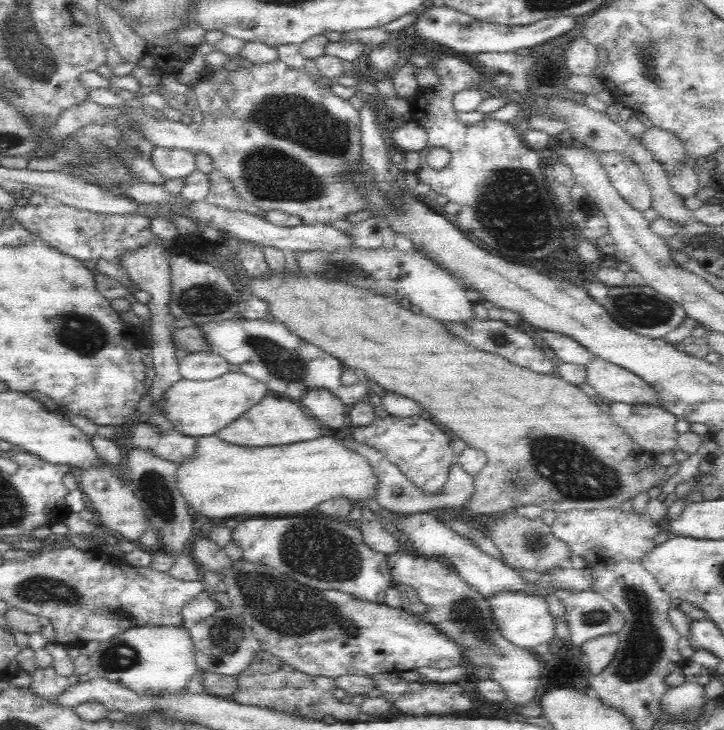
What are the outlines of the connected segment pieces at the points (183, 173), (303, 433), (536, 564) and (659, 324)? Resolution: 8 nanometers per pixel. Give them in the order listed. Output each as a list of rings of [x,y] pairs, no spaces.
[[[156,147],[152,150],[154,167],[166,181],[177,178],[188,178],[196,170],[195,153],[184,149],[166,149]]]
[[[267,393],[258,404],[240,414],[234,422],[219,430],[217,435],[224,442],[238,446],[280,447],[320,438],[322,430],[326,429],[319,420],[311,417],[297,401],[276,398],[276,395]]]
[[[512,510],[499,513],[499,517],[491,523],[491,526],[488,536],[500,549],[504,557],[504,564],[508,567],[546,573],[551,569],[560,567],[565,561],[569,561],[572,556],[568,546],[562,540],[553,536],[552,528],[544,523],[541,518],[525,519],[524,517],[518,517]]]
[[[642,285],[638,287],[609,287],[608,296],[599,302],[622,326],[636,333],[652,338],[664,339],[666,334],[676,330],[688,317],[684,307],[674,300],[658,294],[653,288]]]

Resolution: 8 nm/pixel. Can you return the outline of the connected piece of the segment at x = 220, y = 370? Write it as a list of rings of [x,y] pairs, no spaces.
[[[210,351],[187,353],[179,360],[179,375],[182,379],[207,381],[224,376],[230,363],[219,354]]]

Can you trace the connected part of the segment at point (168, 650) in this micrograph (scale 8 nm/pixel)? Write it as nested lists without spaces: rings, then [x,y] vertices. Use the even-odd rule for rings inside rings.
[[[144,625],[129,628],[112,640],[99,643],[89,659],[92,671],[88,677],[101,677],[124,685],[136,694],[152,697],[188,694],[188,684],[199,669],[195,661],[195,648],[185,626]]]

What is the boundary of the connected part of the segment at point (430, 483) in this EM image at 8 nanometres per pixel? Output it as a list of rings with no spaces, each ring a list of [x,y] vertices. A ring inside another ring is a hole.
[[[392,416],[375,417],[366,426],[352,427],[351,440],[366,444],[382,453],[392,464],[395,464],[402,475],[419,491],[426,495],[436,496],[442,492],[447,476],[452,471],[456,458],[450,449],[450,438],[443,428],[436,428],[432,422],[420,416]]]

